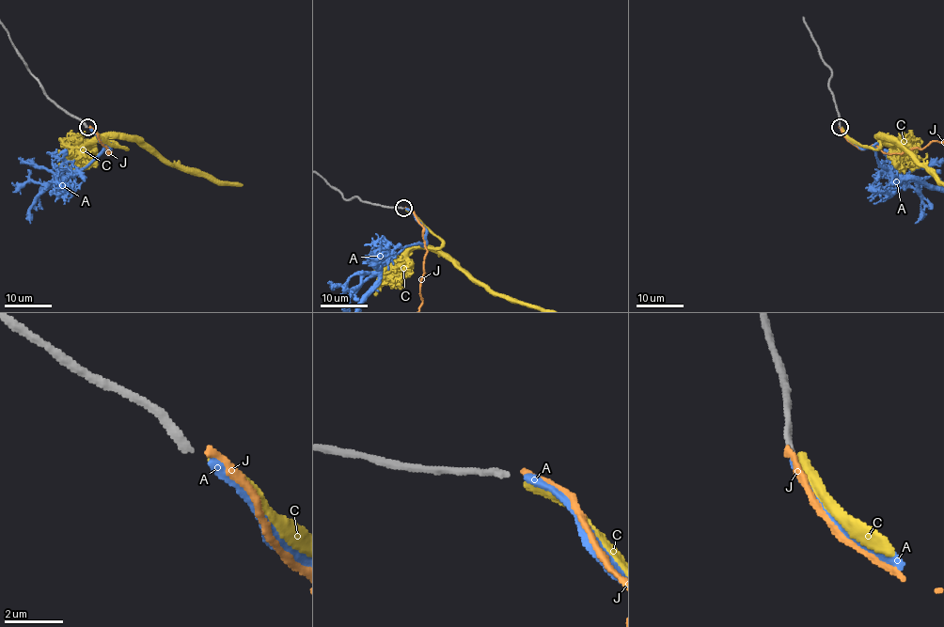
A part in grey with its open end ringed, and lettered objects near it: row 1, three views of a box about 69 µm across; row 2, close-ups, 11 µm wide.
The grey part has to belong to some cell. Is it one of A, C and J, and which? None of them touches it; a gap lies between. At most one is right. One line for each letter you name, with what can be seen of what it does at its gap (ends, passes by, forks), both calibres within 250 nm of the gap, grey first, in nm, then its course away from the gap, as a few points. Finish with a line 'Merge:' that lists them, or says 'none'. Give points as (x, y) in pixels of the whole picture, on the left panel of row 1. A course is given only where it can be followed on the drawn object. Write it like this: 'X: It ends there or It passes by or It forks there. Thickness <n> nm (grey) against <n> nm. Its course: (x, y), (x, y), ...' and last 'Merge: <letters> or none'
A: It ends there. Thickness 260 nm (grey) against 300 nm
Merge: A

